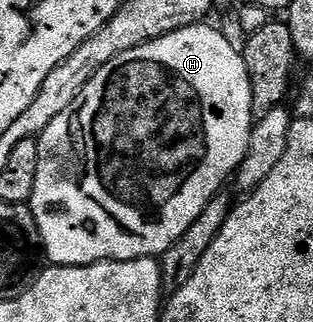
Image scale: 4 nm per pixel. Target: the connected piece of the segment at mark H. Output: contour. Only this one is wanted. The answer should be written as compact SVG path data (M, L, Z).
M210 23L193 25L192 27L184 27L180 31L172 31L168 35L164 35L160 39L152 39L148 43L144 43L140 47L136 47L132 51L124 51L124 55L116 55L116 59L112 59L112 63L104 63L104 67L100 67L100 71L96 71L96 75L88 83L88 87L84 87L84 91L76 99L76 103L72 103L72 107L68 111L60 111L60 115L56 115L56 119L52 119L52 123L48 123L48 127L37 138L38 150L40 151L40 163L36 167L36 187L32 199L28 203L34 211L34 218L38 224L38 230L42 236L42 252L45 260L51 266L55 265L94 265L98 261L131 261L132 259L140 259L141 257L161 258L162 254L168 251L168 247L172 247L172 243L176 243L176 239L180 239L180 235L184 235L184 231L188 231L188 227L192 227L192 223L196 223L196 218L200 216L200 211L204 211L204 207L208 207L208 203L215 195L223 192L226 180L235 176L238 164L244 159L244 155L248 151L248 143L250 142L250 130L254 128L256 118L254 108L252 107L252 87L250 86L250 72L243 59L239 46L234 46L224 34L218 29L213 29Z

